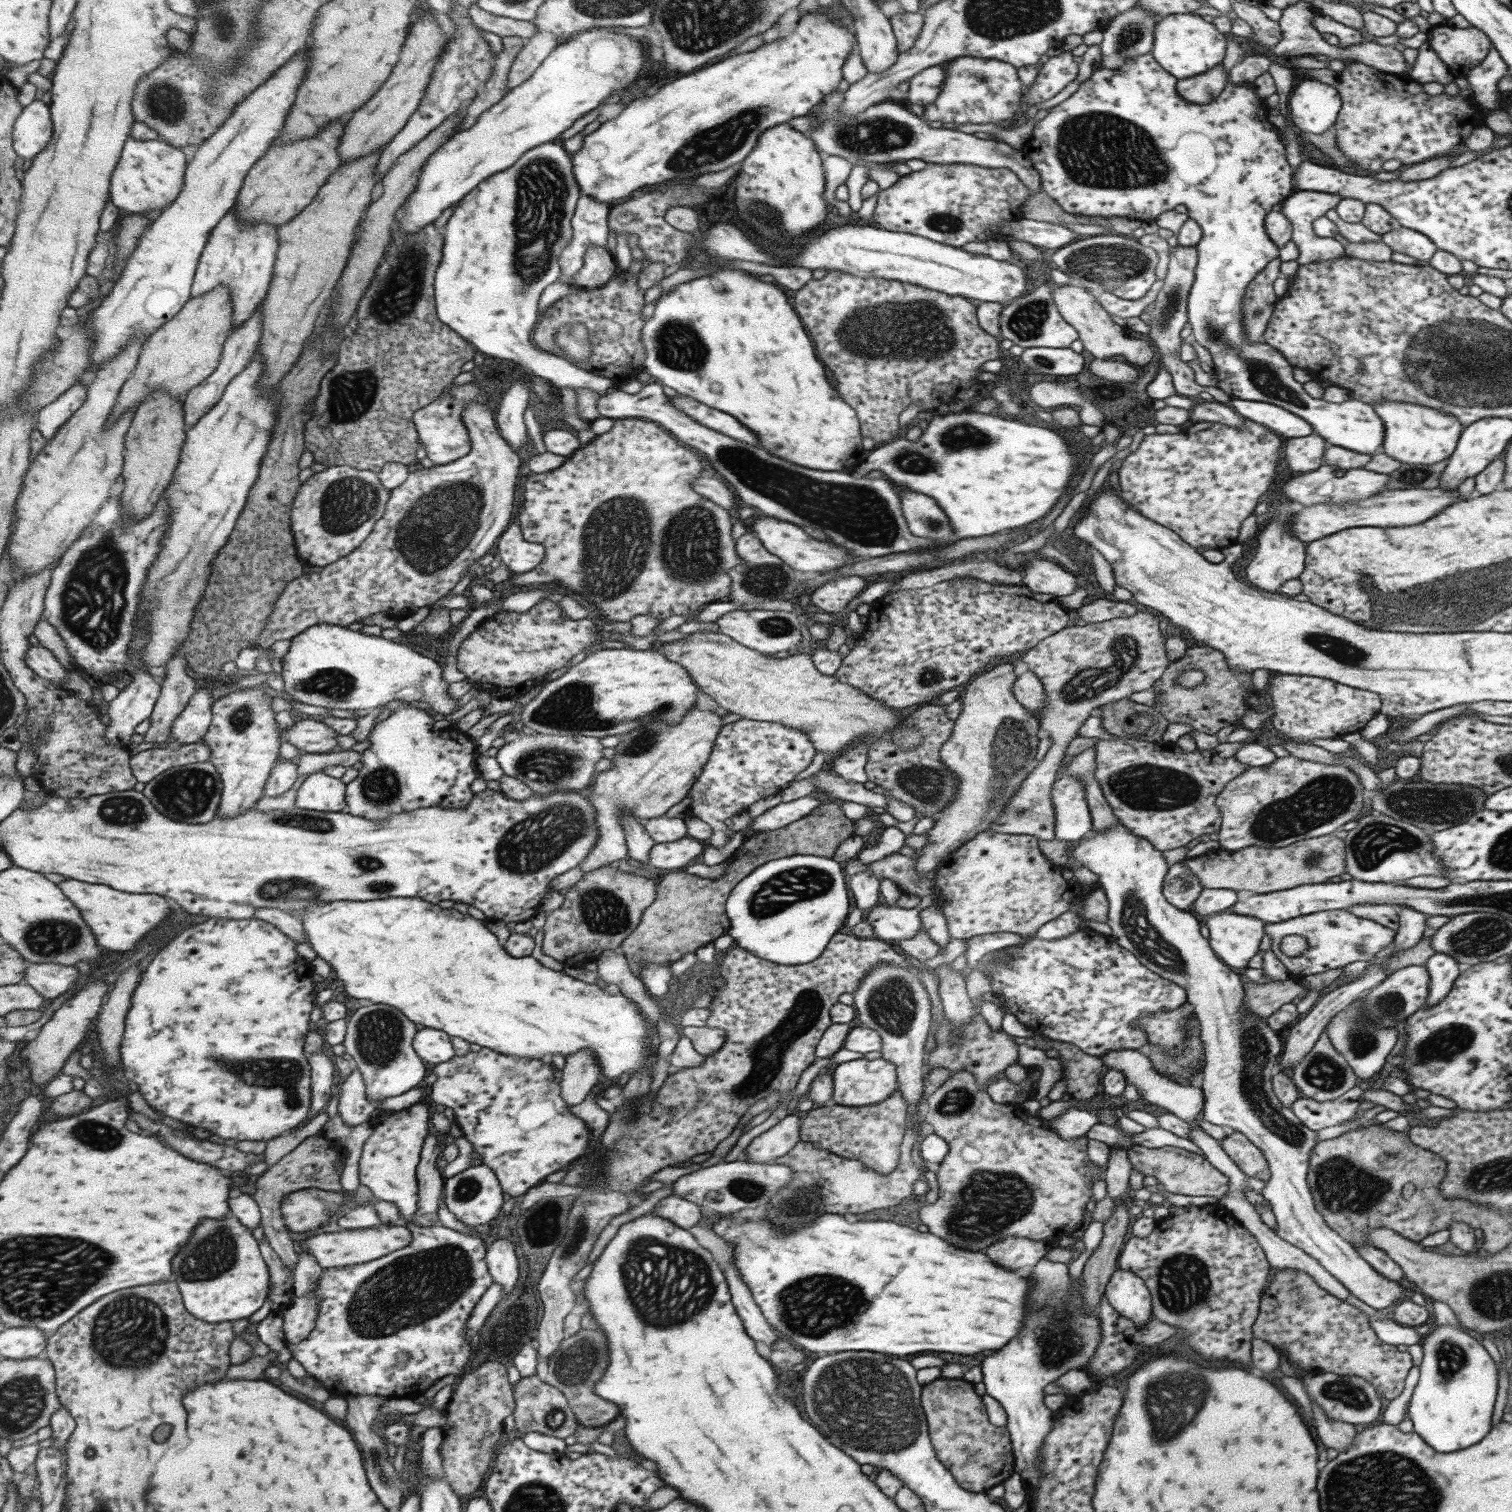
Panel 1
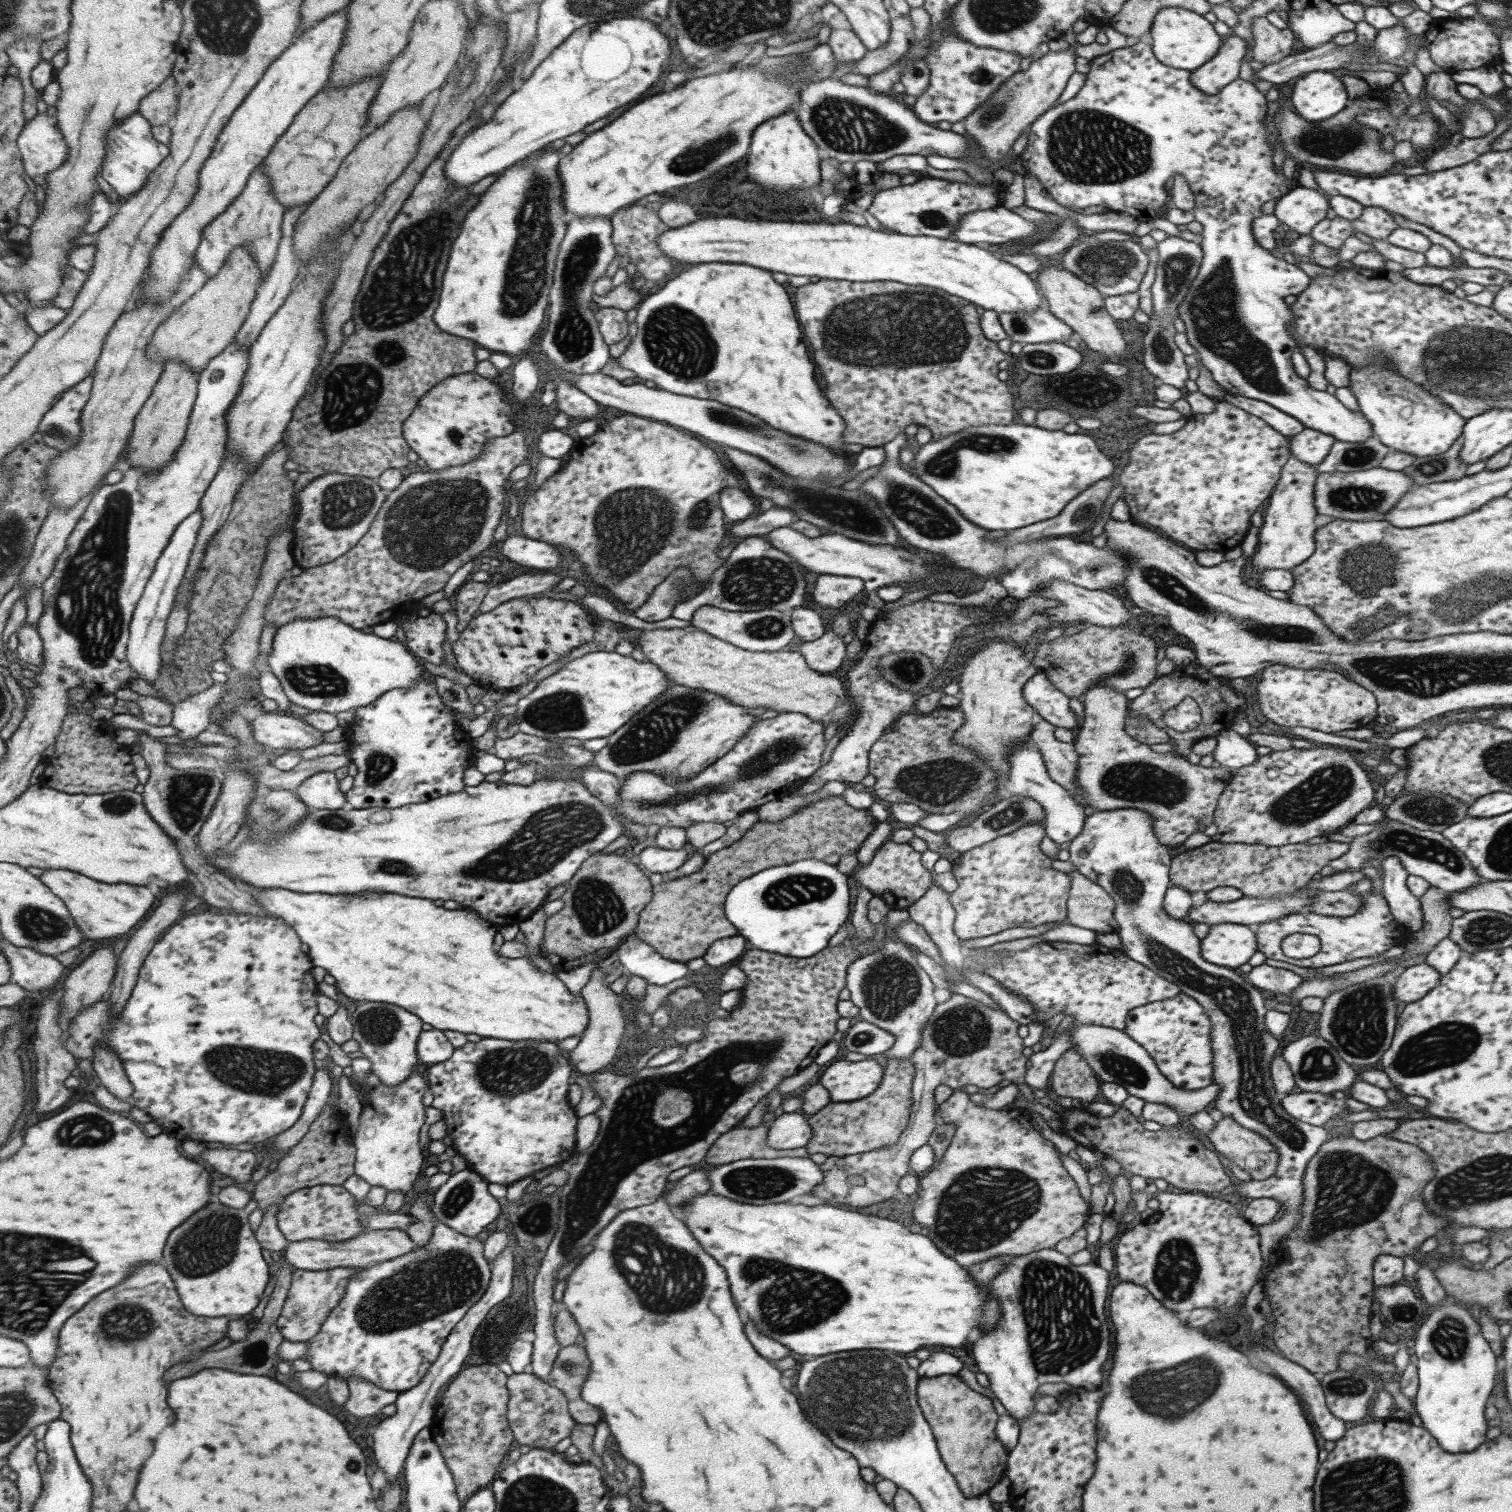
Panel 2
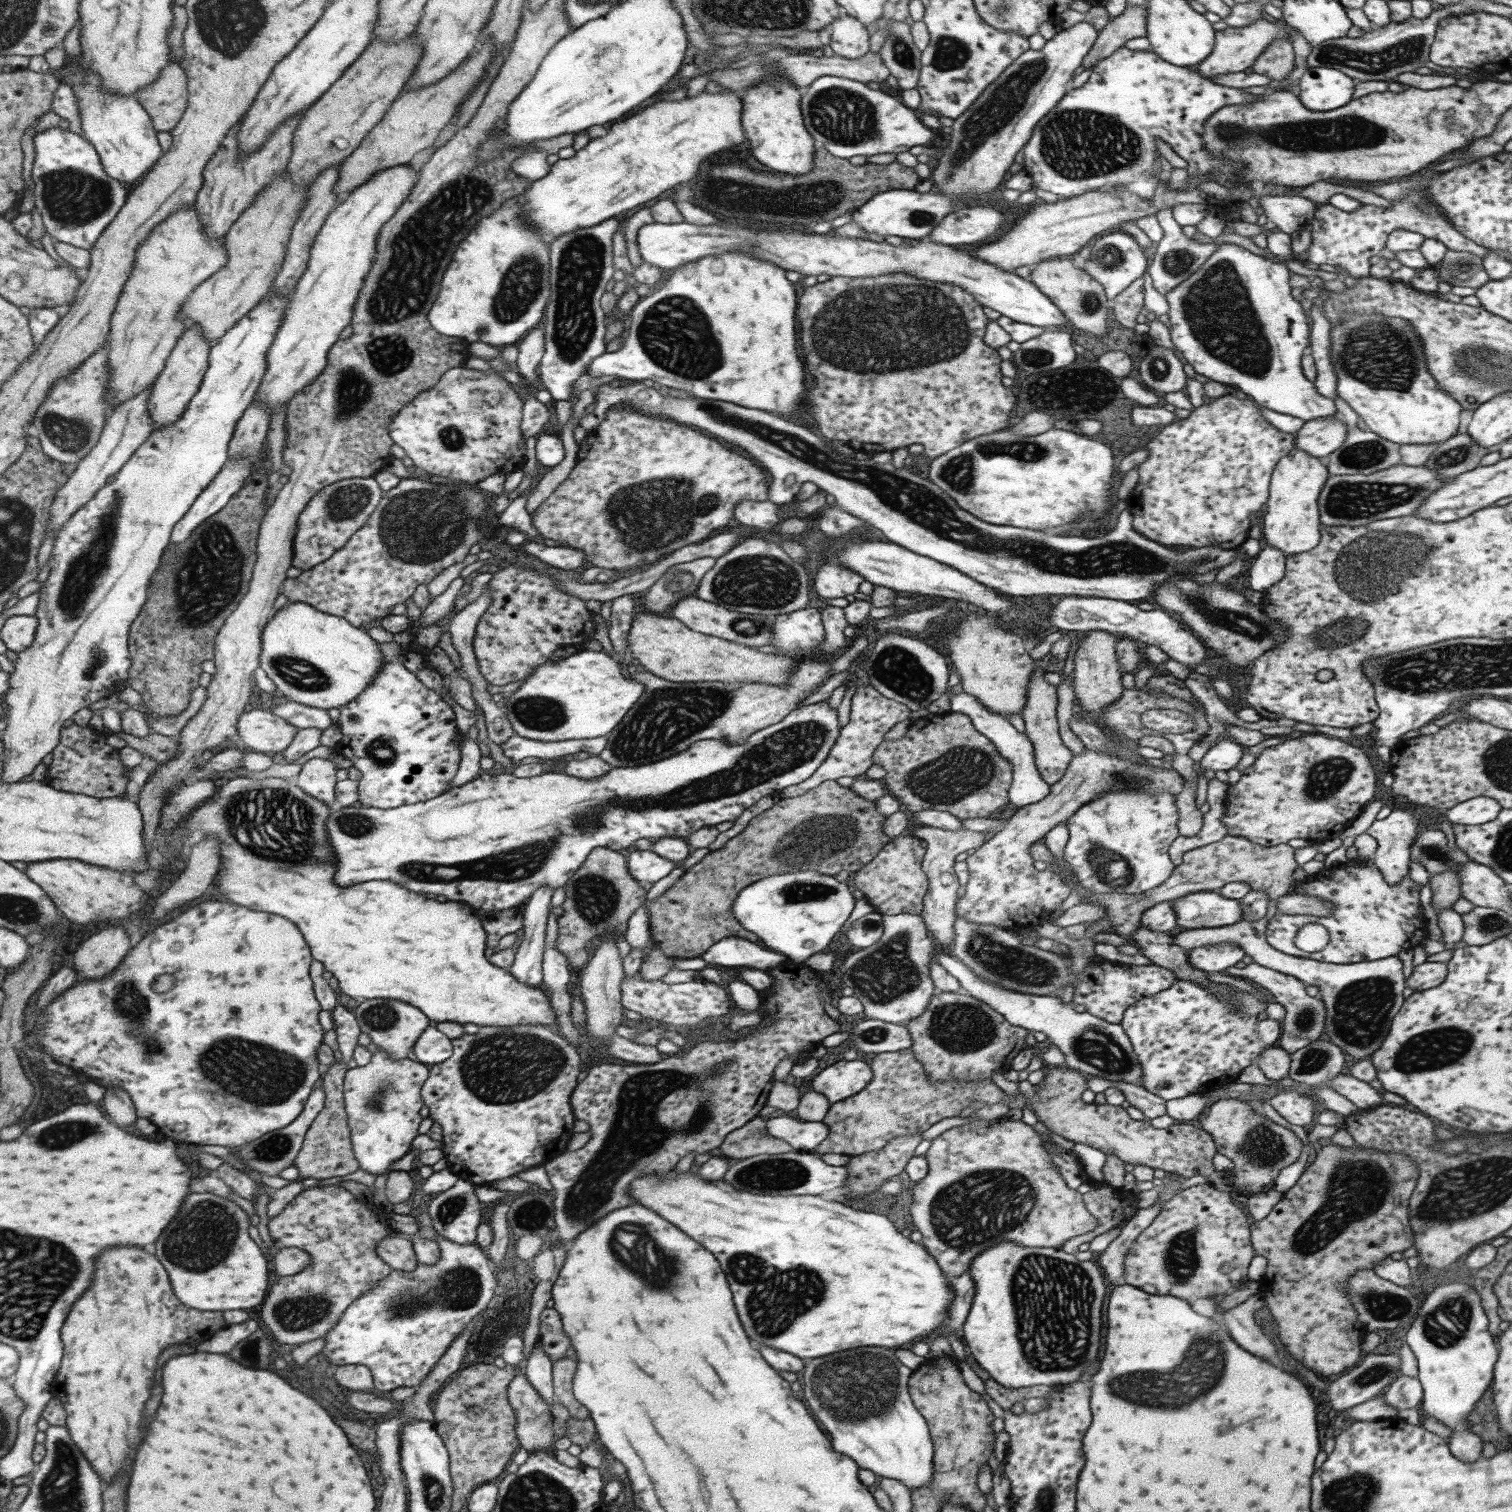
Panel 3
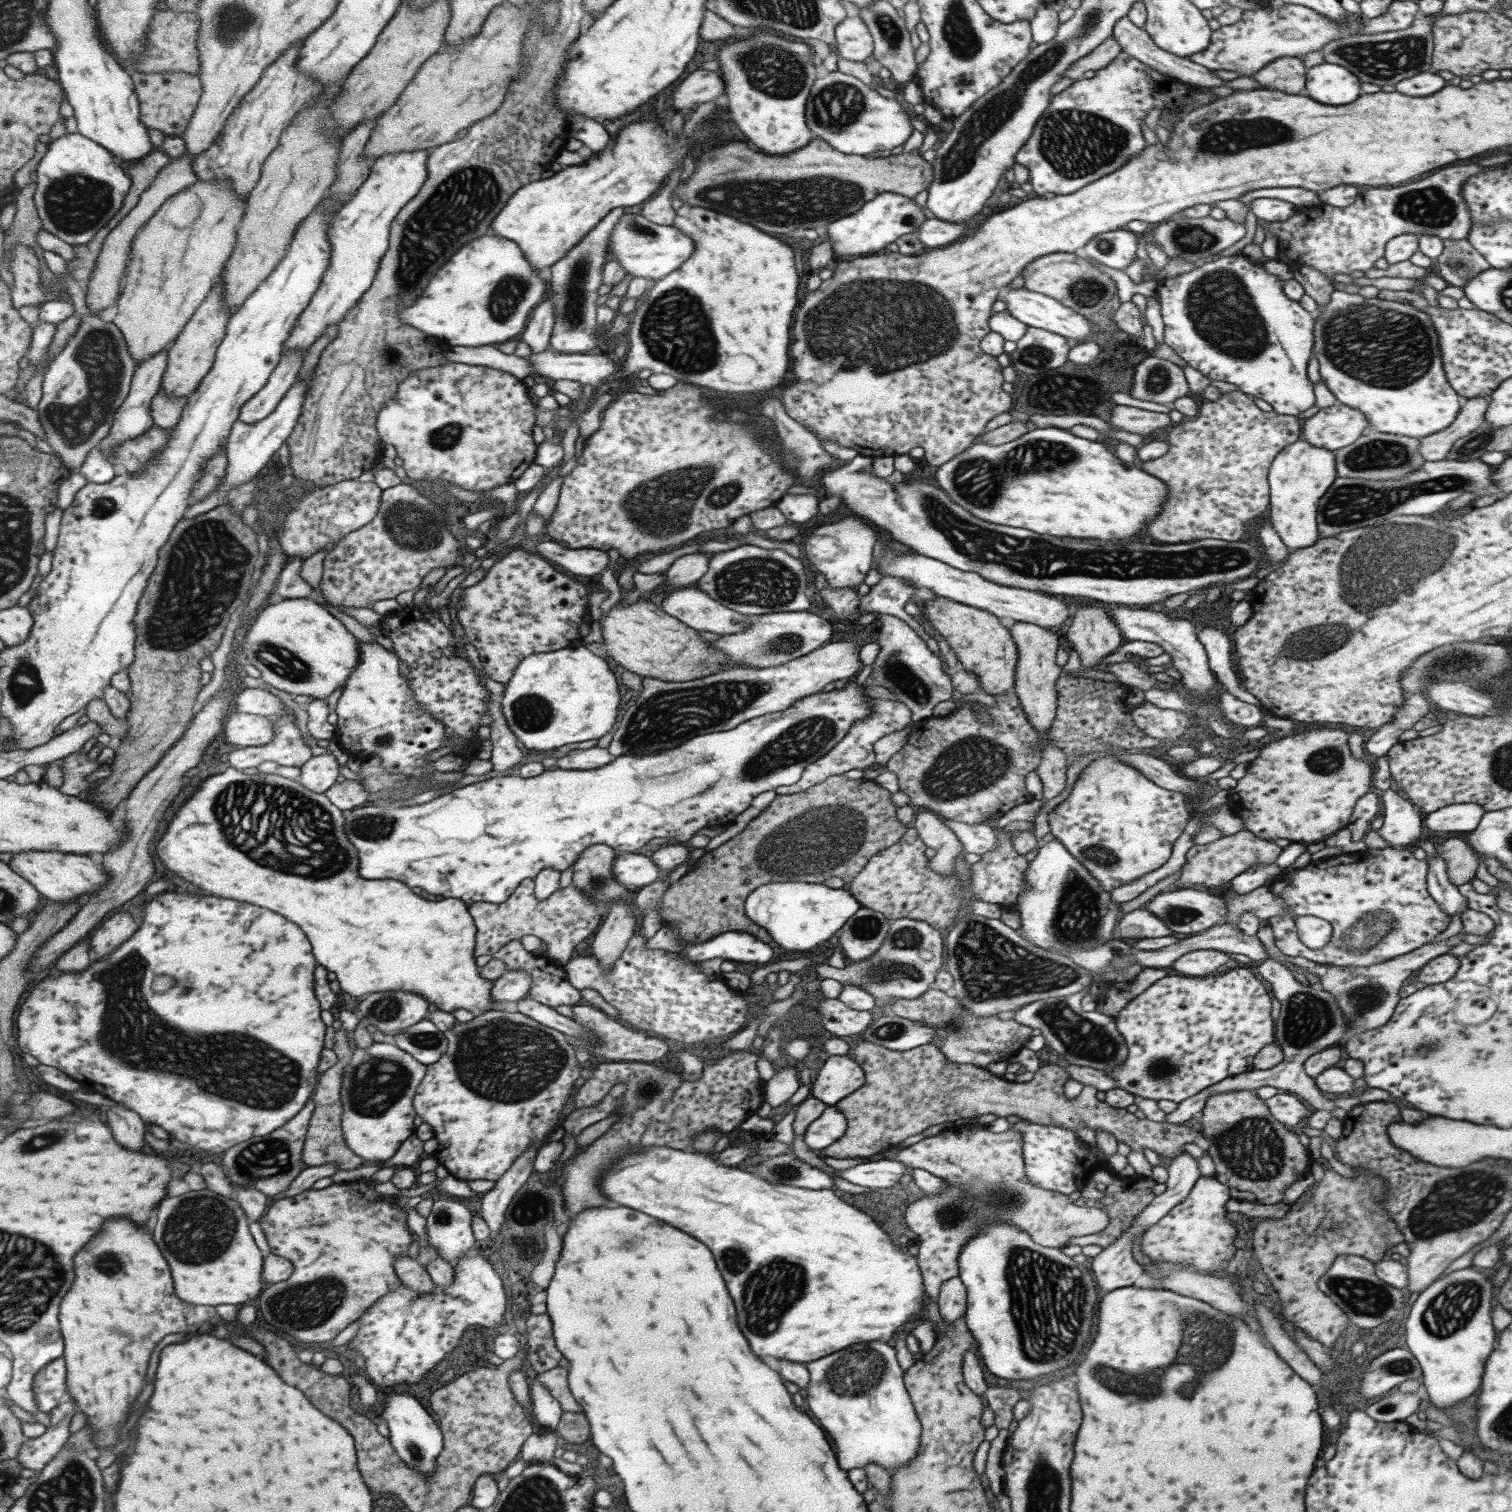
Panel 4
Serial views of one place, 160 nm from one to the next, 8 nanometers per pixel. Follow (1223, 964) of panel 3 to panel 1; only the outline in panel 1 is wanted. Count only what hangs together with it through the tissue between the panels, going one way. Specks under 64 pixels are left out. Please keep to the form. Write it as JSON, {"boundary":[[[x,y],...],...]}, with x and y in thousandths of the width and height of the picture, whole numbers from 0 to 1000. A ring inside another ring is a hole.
{"boundary":[[[808,603],[798,610],[800,614],[799,625],[807,635],[817,642],[825,640],[825,636],[833,630],[837,610],[831,607]]]}

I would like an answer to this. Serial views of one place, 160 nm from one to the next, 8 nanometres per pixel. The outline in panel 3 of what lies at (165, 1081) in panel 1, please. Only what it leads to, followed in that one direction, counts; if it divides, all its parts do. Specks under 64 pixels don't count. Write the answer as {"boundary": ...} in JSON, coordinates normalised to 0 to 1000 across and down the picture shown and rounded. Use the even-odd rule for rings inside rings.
{"boundary":[[[136,596],[118,604],[113,610],[105,611],[101,616],[97,618],[86,628],[75,643],[67,648],[52,649],[48,653],[40,657],[28,669],[24,668],[22,670],[22,675],[19,676],[21,692],[24,694],[26,690],[39,704],[50,706],[62,716],[67,716],[68,718],[81,718],[87,724],[92,734],[92,738],[101,741],[112,753],[117,753],[125,757],[142,757],[159,759],[177,749],[190,746],[200,735],[206,722],[212,718],[213,714],[210,697],[213,693],[215,681],[211,676],[212,664],[208,660],[207,648],[204,644],[208,634],[206,632],[206,628],[200,615],[190,607],[178,603],[165,602],[153,596]],[[105,644],[116,644],[120,647],[117,647],[114,653],[110,657],[101,656],[101,649]]]}

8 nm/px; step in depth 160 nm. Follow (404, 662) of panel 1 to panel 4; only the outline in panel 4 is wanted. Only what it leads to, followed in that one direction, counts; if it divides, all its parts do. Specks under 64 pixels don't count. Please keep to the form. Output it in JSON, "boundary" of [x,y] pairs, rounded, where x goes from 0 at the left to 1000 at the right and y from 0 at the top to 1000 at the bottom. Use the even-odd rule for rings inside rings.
{"boundary":[[[190,396],[177,400],[168,410],[161,421],[163,437],[173,444],[173,448],[179,454],[194,460],[202,459],[208,462],[219,460],[224,454],[228,455],[232,445],[238,440],[239,424],[235,422],[222,409],[216,401],[203,396]]]}

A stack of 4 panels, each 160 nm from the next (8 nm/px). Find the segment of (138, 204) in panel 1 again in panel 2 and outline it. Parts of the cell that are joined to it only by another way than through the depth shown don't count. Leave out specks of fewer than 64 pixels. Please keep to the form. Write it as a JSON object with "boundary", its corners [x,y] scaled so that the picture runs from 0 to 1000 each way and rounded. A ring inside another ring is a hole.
{"boundary":[[[92,74],[81,79],[73,86],[70,91],[70,97],[71,97],[71,101],[67,116],[76,127],[82,131],[83,131],[83,130],[85,131],[95,125],[99,120],[99,116],[103,115],[103,112],[105,112],[105,110],[112,101],[112,97],[105,94],[102,91],[100,80]]]}

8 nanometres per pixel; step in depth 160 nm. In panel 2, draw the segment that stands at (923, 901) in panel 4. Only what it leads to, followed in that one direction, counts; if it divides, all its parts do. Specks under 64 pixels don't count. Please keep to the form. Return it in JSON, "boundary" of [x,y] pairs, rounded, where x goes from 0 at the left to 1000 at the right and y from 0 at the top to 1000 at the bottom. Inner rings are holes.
{"boundary":[[[589,556],[578,563],[573,573],[567,573],[563,580],[576,592],[581,593],[590,602],[599,601],[609,594],[616,585],[616,578],[608,570],[608,563],[604,563],[601,558],[593,558]]]}

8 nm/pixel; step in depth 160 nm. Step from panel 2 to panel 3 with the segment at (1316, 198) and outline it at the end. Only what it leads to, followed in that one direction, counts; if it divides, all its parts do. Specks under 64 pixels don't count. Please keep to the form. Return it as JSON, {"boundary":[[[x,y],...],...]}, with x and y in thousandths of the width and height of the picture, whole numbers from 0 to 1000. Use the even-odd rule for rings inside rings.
{"boundary":[[[856,128],[836,129],[833,131],[832,135],[835,138],[835,142],[843,148],[844,152],[852,155],[855,153],[863,151],[871,138],[871,135],[868,132]]]}

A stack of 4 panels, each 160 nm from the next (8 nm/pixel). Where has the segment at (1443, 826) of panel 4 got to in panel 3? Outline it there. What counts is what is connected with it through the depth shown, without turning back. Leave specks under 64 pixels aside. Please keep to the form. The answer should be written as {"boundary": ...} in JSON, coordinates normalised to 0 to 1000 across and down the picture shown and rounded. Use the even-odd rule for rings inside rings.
{"boundary":[[[979,526],[965,530],[956,535],[955,540],[961,546],[976,546],[988,542],[993,535],[991,531],[987,528]]]}

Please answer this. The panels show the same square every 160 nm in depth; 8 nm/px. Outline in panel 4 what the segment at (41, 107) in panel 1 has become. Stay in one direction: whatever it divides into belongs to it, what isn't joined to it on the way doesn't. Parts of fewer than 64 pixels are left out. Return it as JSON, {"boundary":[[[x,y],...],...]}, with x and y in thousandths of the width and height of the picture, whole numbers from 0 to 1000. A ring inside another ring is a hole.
{"boundary":[[[44,88],[32,95],[32,99],[25,108],[24,112],[24,124],[22,128],[29,151],[38,155],[48,162],[59,162],[64,154],[81,138],[86,124],[89,122],[84,110],[79,106],[75,101],[67,97],[61,91],[54,88]]]}

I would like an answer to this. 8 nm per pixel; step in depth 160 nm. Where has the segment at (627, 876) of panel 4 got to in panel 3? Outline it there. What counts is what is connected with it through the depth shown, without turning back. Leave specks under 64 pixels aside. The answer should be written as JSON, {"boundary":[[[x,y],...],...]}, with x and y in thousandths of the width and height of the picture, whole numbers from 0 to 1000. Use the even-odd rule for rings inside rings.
{"boundary":[[[421,562],[413,564],[415,570],[415,577],[421,584],[433,584],[440,581],[448,571],[437,567],[430,562]]]}

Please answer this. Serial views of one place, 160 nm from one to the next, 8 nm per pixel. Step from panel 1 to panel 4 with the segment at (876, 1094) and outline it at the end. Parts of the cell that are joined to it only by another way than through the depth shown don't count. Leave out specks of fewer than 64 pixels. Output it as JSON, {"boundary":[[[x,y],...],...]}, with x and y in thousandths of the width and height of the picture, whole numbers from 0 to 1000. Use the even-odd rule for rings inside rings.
{"boundary":[[[550,698],[538,712],[535,725],[549,732],[571,718],[571,715],[571,709],[565,701],[559,698]]]}

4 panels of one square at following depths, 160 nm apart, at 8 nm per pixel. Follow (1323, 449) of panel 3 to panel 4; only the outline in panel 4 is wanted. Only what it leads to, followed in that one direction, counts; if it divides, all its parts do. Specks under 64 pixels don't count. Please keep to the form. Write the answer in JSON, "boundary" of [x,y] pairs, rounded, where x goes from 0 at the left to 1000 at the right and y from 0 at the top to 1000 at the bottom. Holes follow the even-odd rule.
{"boundary":[[[885,265],[882,269],[872,270],[868,275],[861,278],[860,281],[860,290],[864,294],[881,298],[894,294],[901,287],[903,282],[906,282],[899,271]]]}

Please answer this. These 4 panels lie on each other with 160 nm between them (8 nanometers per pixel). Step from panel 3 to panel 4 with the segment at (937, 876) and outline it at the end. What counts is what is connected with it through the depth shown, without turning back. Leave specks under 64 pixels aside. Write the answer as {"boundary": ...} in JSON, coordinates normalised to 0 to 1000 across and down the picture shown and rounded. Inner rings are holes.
{"boundary":[[[616,536],[608,537],[604,542],[604,548],[610,556],[611,560],[619,563],[618,567],[613,569],[613,574],[622,579],[630,579],[631,568],[637,563],[637,560],[631,550]]]}

